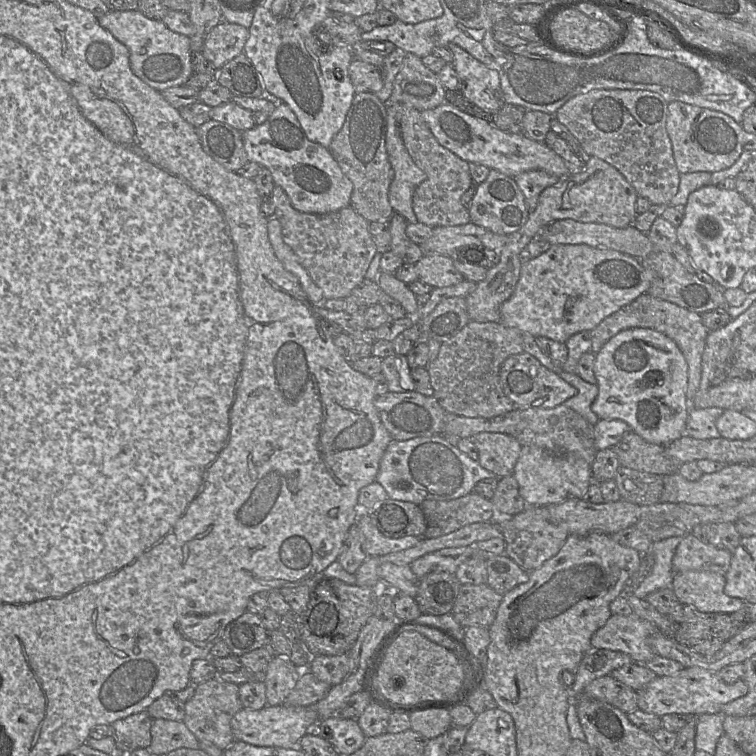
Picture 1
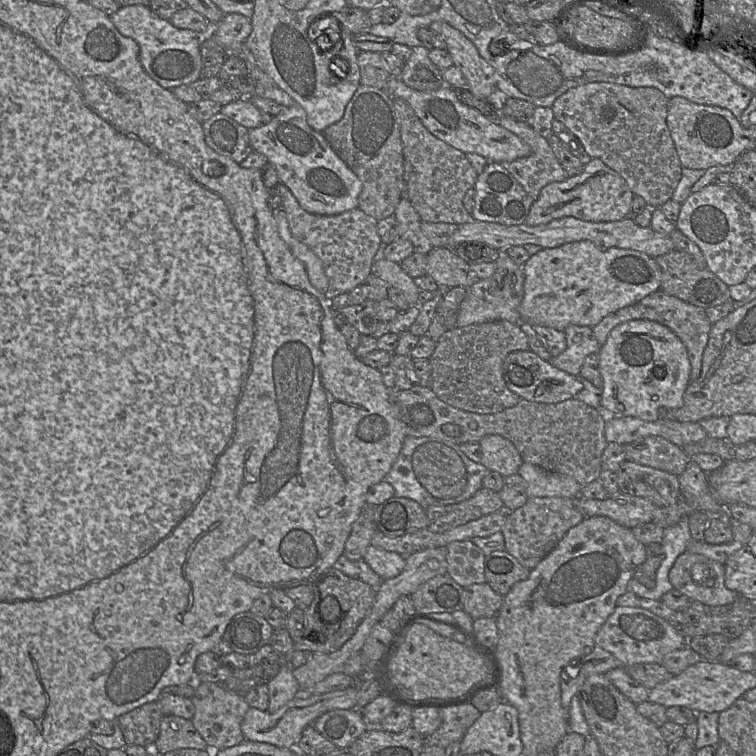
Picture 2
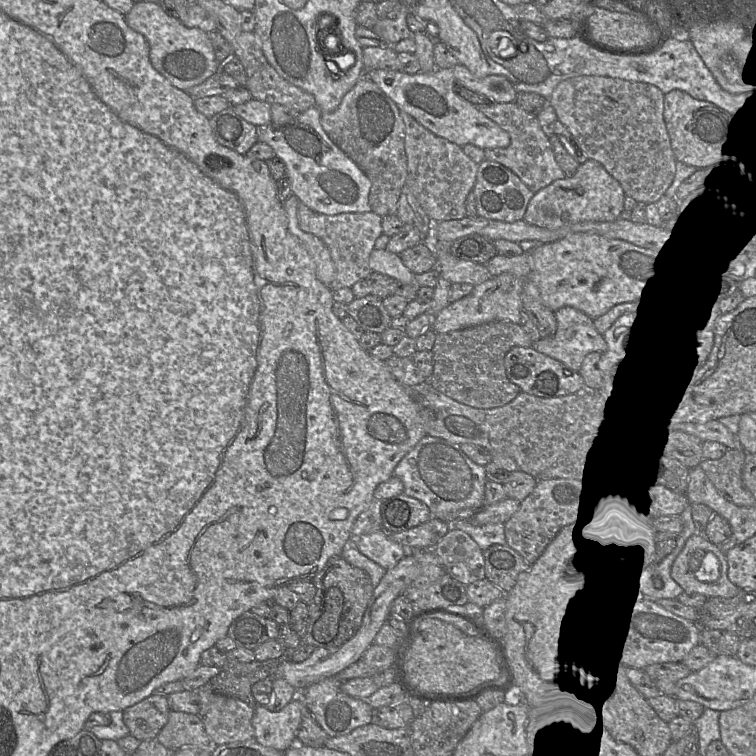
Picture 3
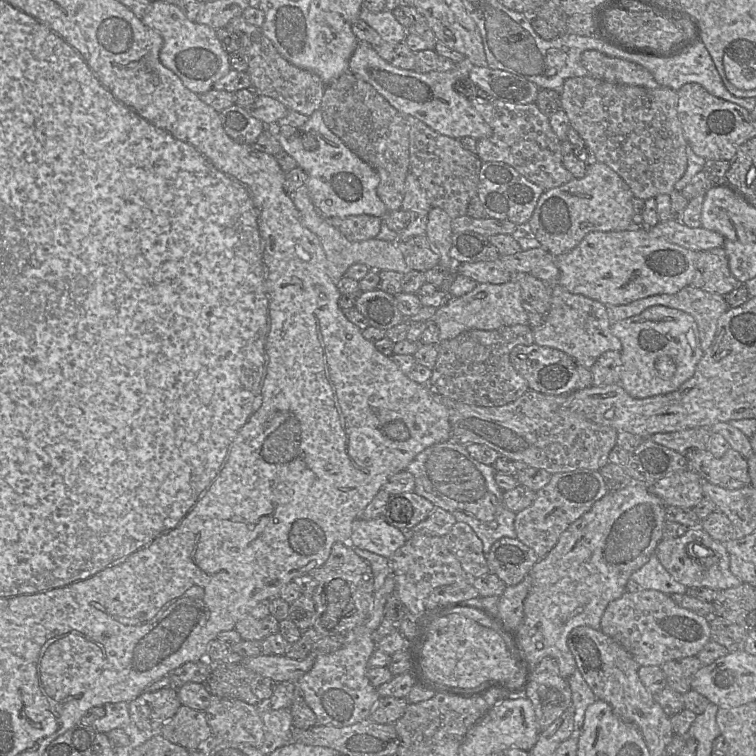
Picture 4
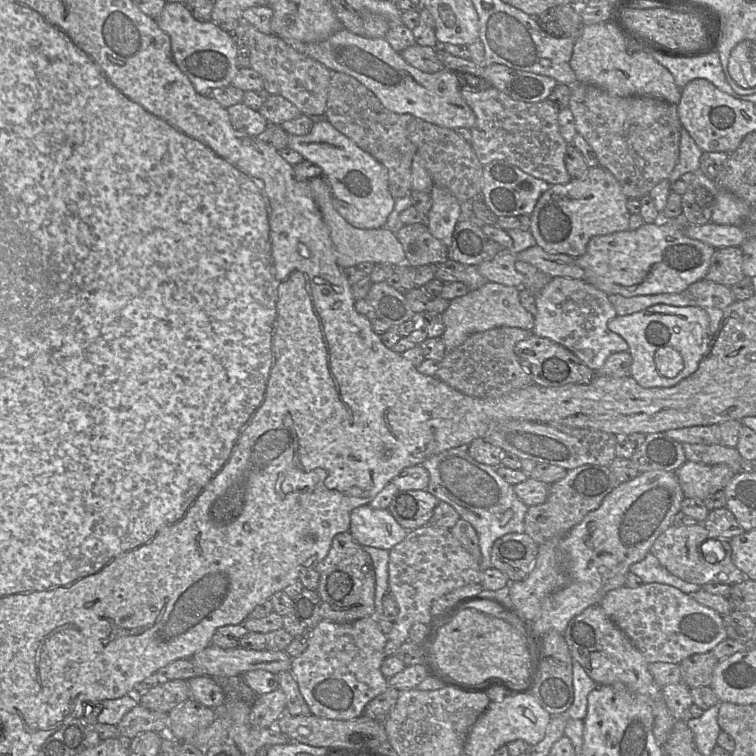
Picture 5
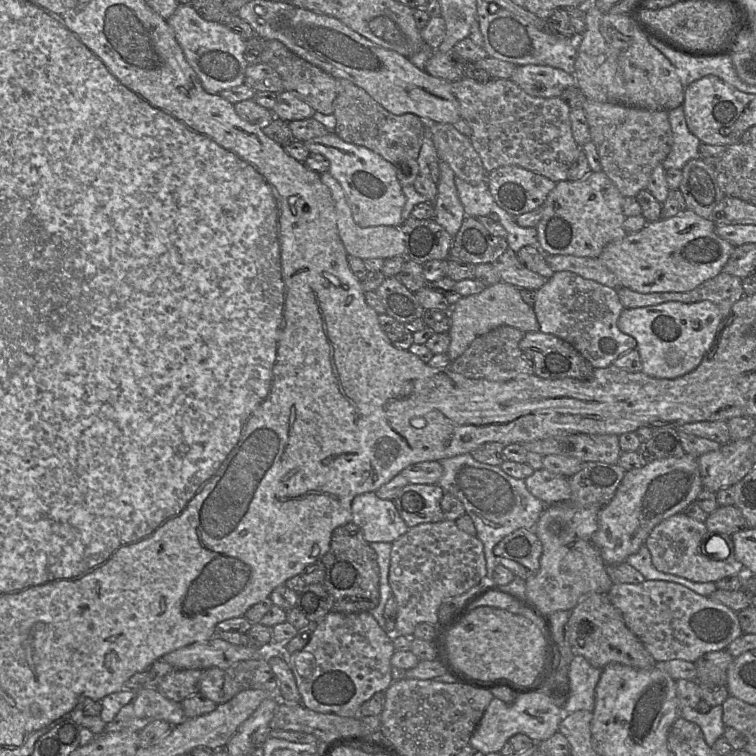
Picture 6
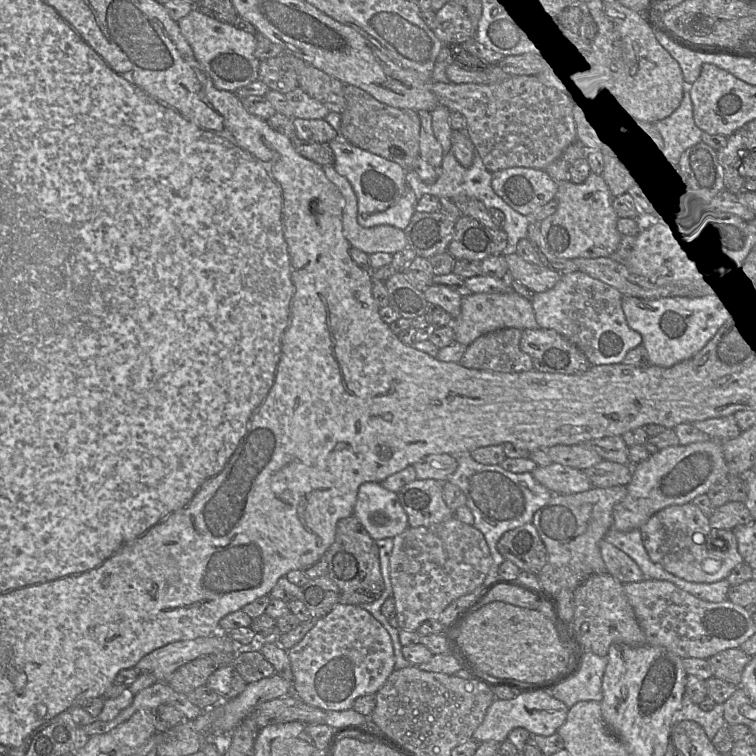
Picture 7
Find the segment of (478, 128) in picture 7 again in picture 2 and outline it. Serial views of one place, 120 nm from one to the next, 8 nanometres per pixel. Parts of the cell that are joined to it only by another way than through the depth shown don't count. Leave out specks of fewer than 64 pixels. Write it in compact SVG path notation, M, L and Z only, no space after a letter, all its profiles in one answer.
M501 114L488 118L496 124L499 124L511 131L530 146L531 154L529 156L519 158L511 162L502 162L500 164L514 176L514 178L534 200L539 197L541 190L546 185L553 182L565 181L569 177L558 158L555 156L548 140L538 134L531 125L516 121Z

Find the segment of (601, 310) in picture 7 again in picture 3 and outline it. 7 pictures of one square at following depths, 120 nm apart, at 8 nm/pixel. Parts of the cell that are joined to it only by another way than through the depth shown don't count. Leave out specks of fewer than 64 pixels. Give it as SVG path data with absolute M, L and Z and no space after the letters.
M563 307L555 312L557 330L553 337L543 337L534 342L533 348L564 364L571 371L579 372L585 357L592 352L611 354L612 341L600 334L594 325L594 320L585 313L573 307Z

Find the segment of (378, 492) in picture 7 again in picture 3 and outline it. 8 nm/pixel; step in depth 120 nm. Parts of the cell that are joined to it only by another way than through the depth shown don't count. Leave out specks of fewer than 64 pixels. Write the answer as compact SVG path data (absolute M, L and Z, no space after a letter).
M384 530L356 537L354 545L359 552L386 570L393 568L409 553L407 548L391 540Z

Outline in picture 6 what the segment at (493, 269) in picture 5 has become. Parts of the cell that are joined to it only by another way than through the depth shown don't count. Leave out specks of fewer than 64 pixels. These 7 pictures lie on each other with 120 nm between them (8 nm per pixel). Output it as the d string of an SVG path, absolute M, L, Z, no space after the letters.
M508 248L494 263L501 281L511 284L518 289L537 291L548 279L529 270L520 263L517 253Z

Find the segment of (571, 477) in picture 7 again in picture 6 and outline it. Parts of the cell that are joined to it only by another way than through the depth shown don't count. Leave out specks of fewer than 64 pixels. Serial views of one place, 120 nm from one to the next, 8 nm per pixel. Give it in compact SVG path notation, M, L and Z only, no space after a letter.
M542 468L535 470L524 481L533 496L545 505L551 505L569 502L571 489L568 478Z

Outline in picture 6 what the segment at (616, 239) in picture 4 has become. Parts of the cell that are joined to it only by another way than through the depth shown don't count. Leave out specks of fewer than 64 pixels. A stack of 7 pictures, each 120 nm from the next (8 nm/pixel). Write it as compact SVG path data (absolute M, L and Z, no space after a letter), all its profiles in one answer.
M686 209L671 218L647 222L639 232L628 233L623 239L609 243L598 259L615 274L621 287L639 293L689 292L717 276L734 250L734 246L717 235L715 227L713 221Z

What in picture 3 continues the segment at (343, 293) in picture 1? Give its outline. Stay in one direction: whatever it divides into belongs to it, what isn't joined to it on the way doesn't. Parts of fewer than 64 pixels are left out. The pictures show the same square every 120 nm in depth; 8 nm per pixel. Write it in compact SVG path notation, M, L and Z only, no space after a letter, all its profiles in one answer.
M299 200L298 225L304 232L320 238L328 247L335 264L335 278L329 286L333 291L352 286L372 273L369 258L375 249L376 239L383 234L382 219L374 212L341 213L325 215L317 213Z

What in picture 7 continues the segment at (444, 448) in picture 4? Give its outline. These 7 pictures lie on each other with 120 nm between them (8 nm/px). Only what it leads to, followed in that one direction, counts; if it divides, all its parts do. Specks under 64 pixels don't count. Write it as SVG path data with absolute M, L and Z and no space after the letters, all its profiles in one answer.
M470 453L455 456L458 467L448 481L465 494L466 505L474 516L473 526L483 533L492 556L489 572L479 587L481 589L499 578L499 567L505 560L497 550L499 539L505 532L531 523L535 512L551 499L552 492L538 483L531 472L513 473L502 468L500 464L482 464L475 461Z

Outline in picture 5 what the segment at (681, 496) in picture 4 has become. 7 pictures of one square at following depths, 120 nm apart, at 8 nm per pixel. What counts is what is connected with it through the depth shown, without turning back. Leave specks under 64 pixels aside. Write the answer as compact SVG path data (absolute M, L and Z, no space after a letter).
M686 461L674 472L685 498L705 500L723 491L735 473L725 464L705 465Z

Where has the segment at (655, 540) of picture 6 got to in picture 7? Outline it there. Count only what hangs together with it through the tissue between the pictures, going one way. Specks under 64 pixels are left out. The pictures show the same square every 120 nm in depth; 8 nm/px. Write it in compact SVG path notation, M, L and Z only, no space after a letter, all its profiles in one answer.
M692 502L658 511L641 526L640 532L651 561L688 582L713 583L726 579L736 566L744 562L733 531L712 529L709 518Z

